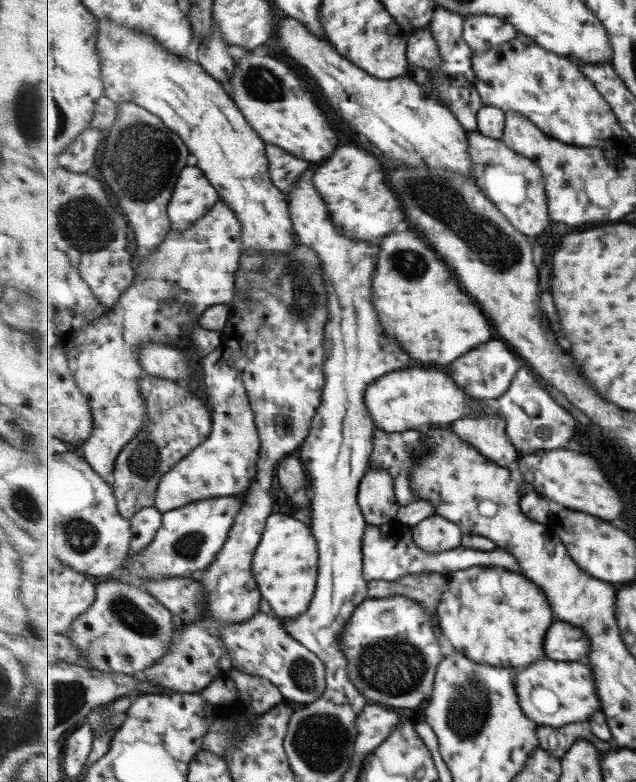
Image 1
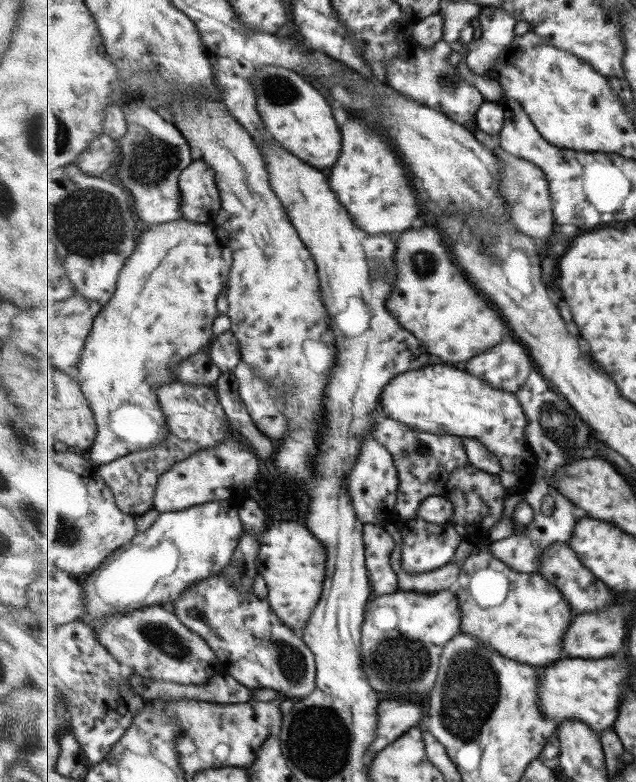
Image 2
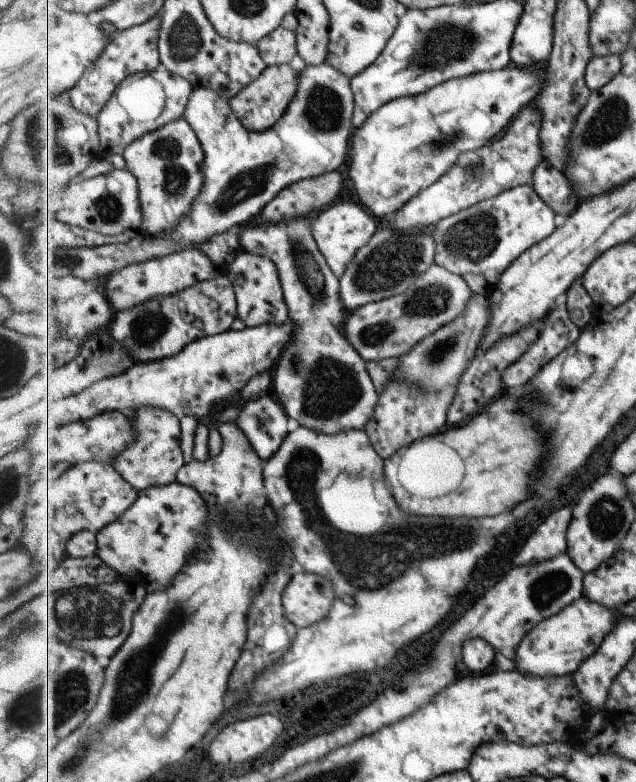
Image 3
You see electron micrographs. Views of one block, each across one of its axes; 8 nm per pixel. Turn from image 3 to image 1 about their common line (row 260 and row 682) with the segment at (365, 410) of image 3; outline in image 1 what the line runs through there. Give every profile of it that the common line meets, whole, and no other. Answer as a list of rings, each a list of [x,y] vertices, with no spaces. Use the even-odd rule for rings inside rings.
[[[259,611],[253,618],[241,624],[230,624],[222,628],[221,640],[227,647],[231,658],[233,659],[233,668],[239,667],[245,673],[251,673],[258,677],[268,678],[272,680],[283,693],[288,701],[312,703],[319,700],[328,688],[327,672],[325,663],[313,652],[309,647],[305,647],[299,640],[293,638],[288,633],[287,627],[284,626],[283,619],[277,617],[271,612]]]

